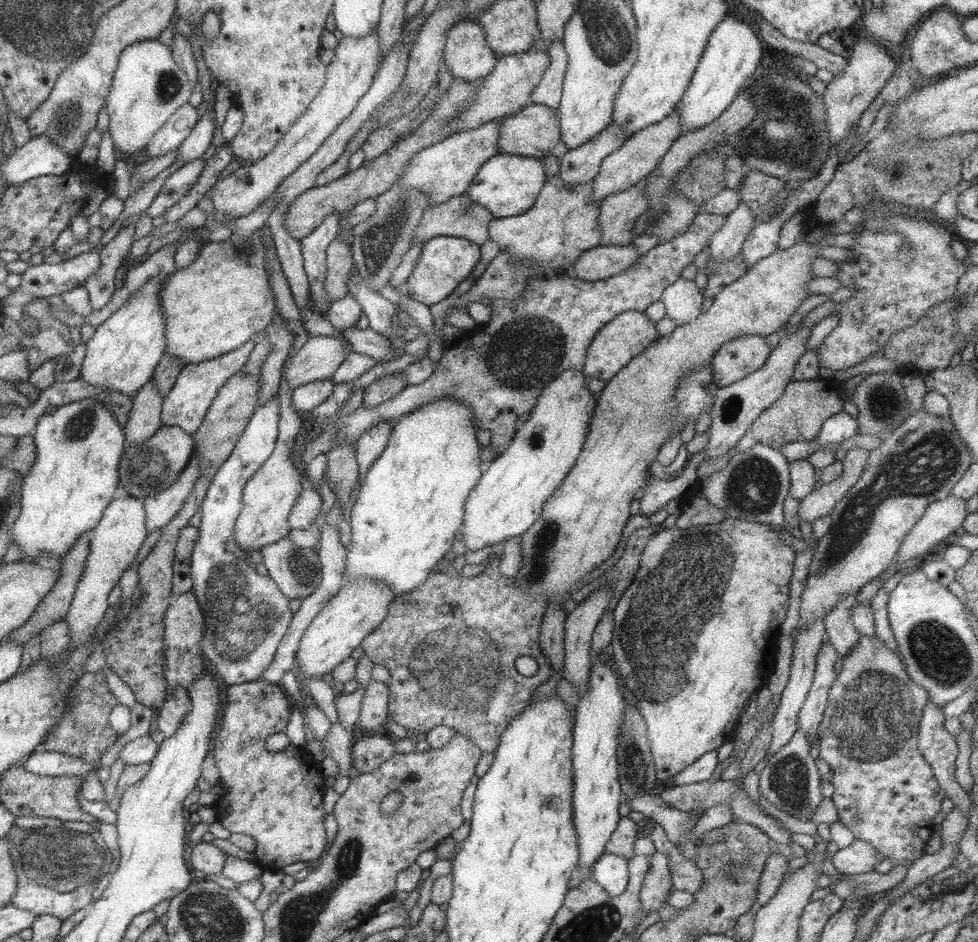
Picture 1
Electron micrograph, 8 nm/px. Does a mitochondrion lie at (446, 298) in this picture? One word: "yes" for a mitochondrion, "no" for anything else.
no

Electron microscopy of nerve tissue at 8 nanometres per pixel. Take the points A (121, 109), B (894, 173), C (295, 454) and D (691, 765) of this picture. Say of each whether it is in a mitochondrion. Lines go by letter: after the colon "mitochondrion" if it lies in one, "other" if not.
A: other
B: mitochondrion
C: other
D: other

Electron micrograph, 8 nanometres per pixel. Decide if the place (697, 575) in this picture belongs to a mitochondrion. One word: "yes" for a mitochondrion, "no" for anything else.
yes

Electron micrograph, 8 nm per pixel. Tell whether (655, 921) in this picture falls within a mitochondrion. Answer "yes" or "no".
no

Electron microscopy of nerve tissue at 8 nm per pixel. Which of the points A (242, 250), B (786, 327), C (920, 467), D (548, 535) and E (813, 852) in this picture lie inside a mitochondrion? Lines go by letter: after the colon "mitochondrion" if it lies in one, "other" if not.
A: mitochondrion
B: other
C: mitochondrion
D: mitochondrion
E: other

